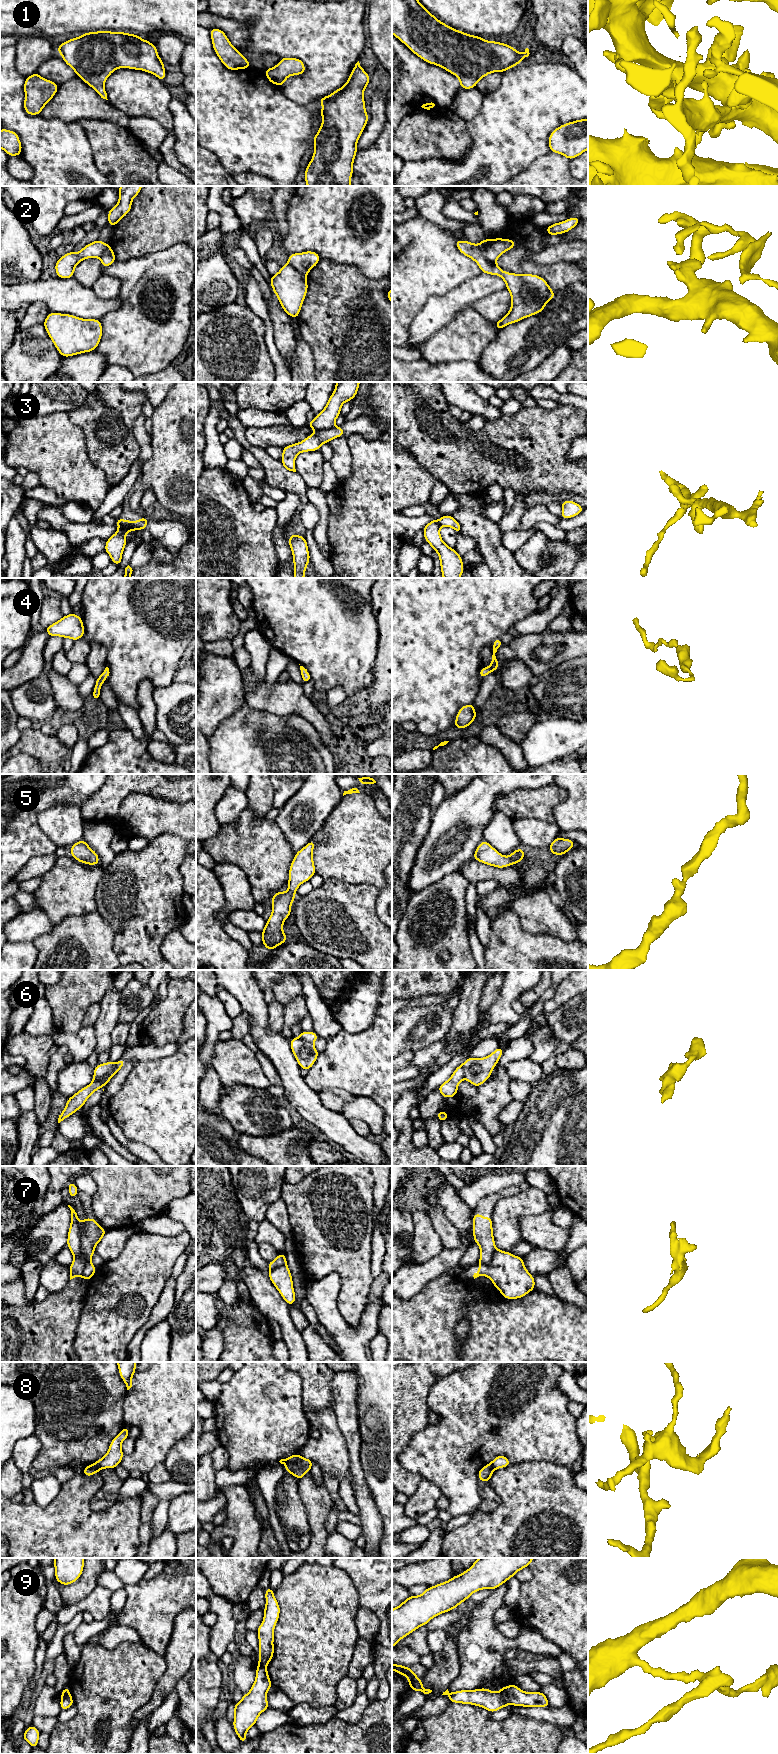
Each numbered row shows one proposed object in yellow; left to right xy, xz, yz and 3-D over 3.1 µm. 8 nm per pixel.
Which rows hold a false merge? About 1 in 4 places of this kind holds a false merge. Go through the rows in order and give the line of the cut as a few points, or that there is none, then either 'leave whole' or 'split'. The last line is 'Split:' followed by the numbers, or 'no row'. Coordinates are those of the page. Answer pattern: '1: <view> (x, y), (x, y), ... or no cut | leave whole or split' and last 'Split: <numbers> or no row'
1: no cut | leave whole
2: no cut | leave whole
3: xz (333, 425), (315, 430) | split
4: no cut | leave whole
5: no cut | leave whole
6: xy (112, 1076), (108, 1075), (94, 1079) | split
7: xy (79, 1227), (81, 1255), (74, 1257) | split
8: xz (300, 1457), (286, 1466) | split
9: yz (499, 1692), (507, 1703) | split
Split: 3, 6, 7, 8, 9

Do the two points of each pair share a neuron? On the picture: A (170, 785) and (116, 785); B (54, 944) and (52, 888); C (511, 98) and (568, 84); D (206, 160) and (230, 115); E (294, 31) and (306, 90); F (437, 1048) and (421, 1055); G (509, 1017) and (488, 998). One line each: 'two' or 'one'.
A: one
B: two
C: one
D: two
E: one
F: one
G: two

